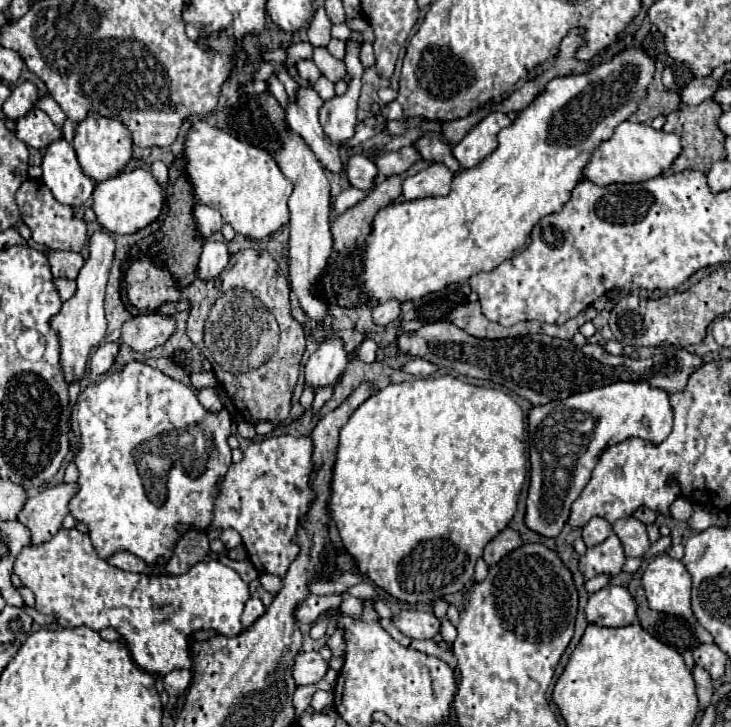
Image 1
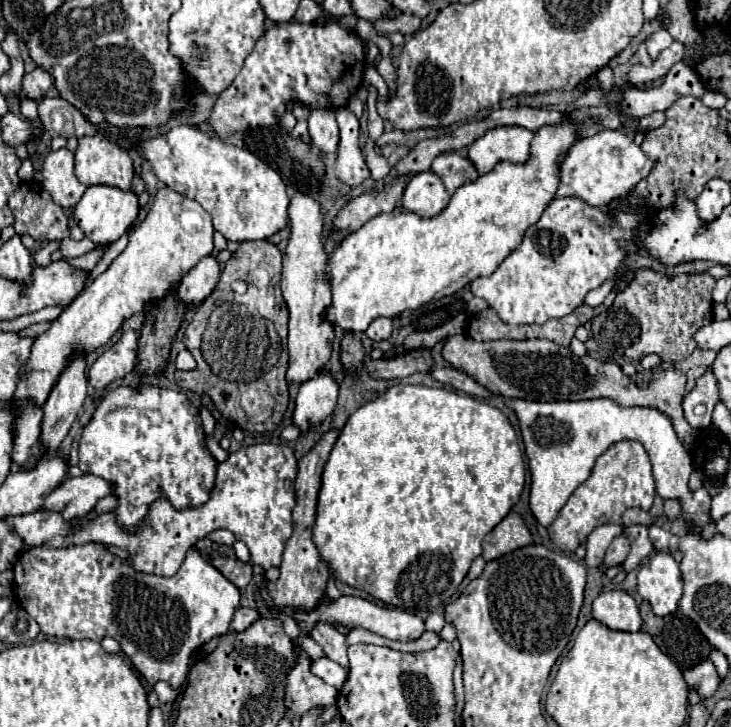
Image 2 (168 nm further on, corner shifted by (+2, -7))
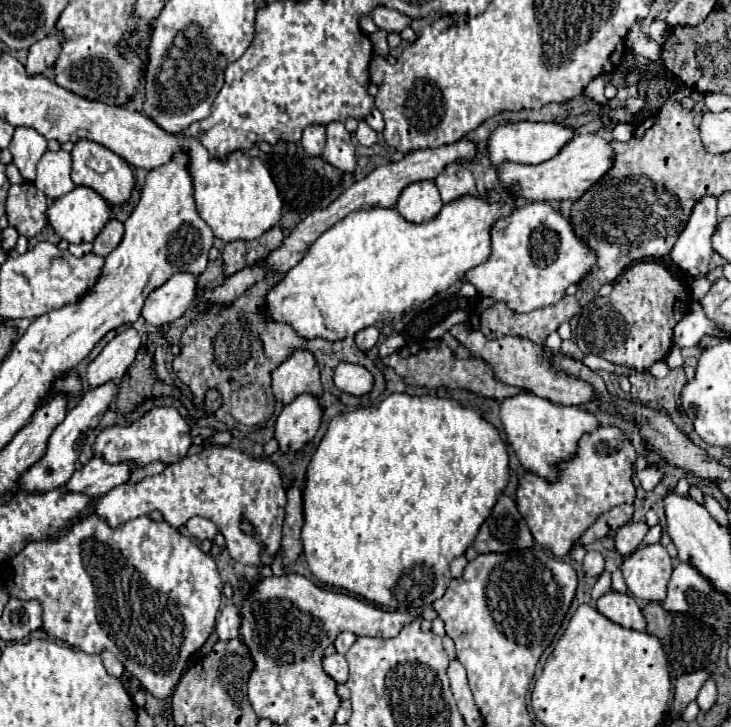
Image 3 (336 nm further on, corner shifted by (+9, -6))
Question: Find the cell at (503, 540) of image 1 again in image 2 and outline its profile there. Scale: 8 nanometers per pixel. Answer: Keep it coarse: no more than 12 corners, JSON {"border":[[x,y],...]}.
{"border":[[510,511],[482,541],[484,561],[532,545],[524,519]]}

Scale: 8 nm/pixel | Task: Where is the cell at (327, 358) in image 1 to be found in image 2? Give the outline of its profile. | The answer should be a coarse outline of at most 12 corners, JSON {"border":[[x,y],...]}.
{"border":[[330,373],[300,385],[292,423],[306,433],[336,407]]}

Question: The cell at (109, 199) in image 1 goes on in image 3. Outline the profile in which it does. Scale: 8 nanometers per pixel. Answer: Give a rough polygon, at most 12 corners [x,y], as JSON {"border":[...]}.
{"border":[[75,186],[47,208],[67,242],[93,242],[113,218],[105,198]]}

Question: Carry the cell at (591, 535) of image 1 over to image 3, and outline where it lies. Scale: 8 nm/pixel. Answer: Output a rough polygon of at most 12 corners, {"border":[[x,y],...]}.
{"border":[[589,550],[581,564],[589,576],[603,572],[603,556],[597,550]]}

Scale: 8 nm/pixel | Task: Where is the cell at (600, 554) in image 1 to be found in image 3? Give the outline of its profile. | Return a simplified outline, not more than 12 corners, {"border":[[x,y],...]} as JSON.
{"border":[[635,522],[621,526],[615,534],[615,550],[631,554],[649,530]]}

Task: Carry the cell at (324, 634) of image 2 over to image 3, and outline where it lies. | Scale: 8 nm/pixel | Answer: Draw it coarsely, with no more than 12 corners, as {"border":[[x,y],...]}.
{"border":[[341,632],[335,638],[333,646],[339,654],[351,648],[355,634]]}

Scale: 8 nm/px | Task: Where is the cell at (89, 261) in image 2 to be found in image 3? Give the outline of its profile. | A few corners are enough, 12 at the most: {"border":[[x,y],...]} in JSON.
{"border":[[113,218],[95,238],[93,254],[105,258],[123,238]]}

